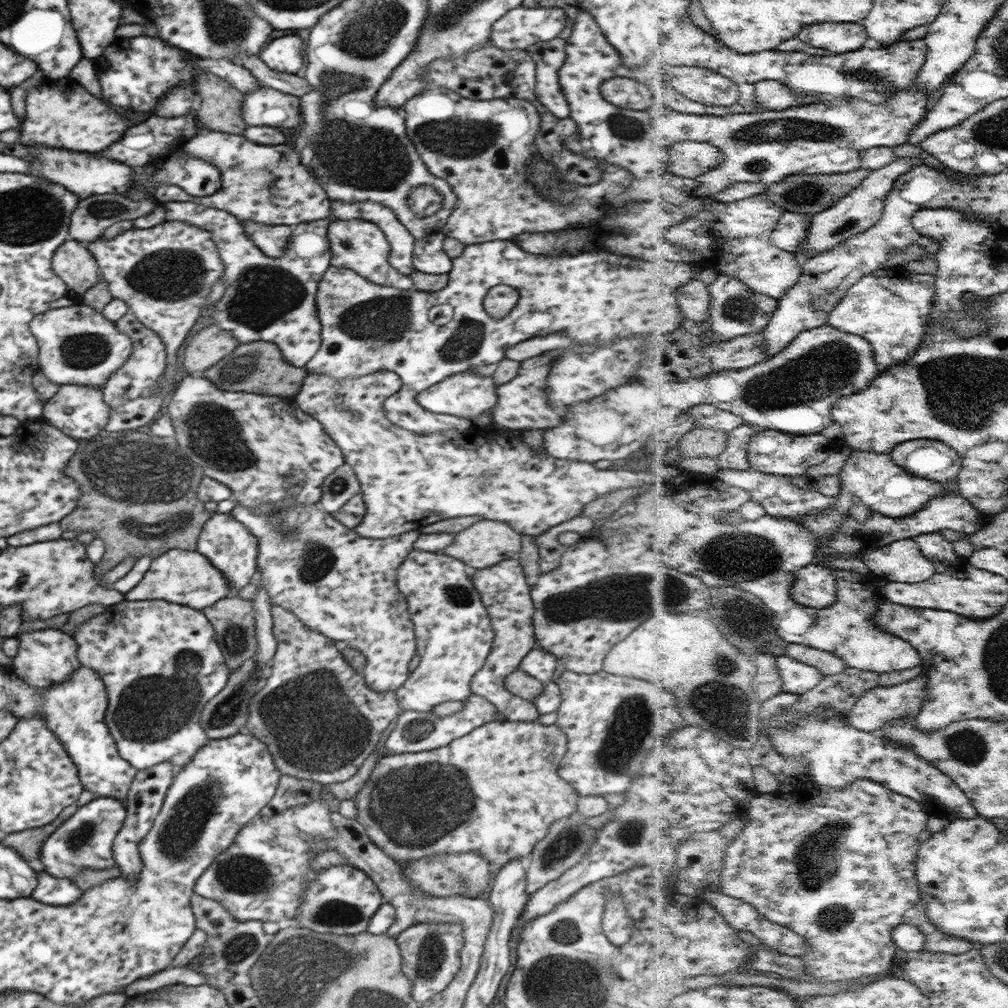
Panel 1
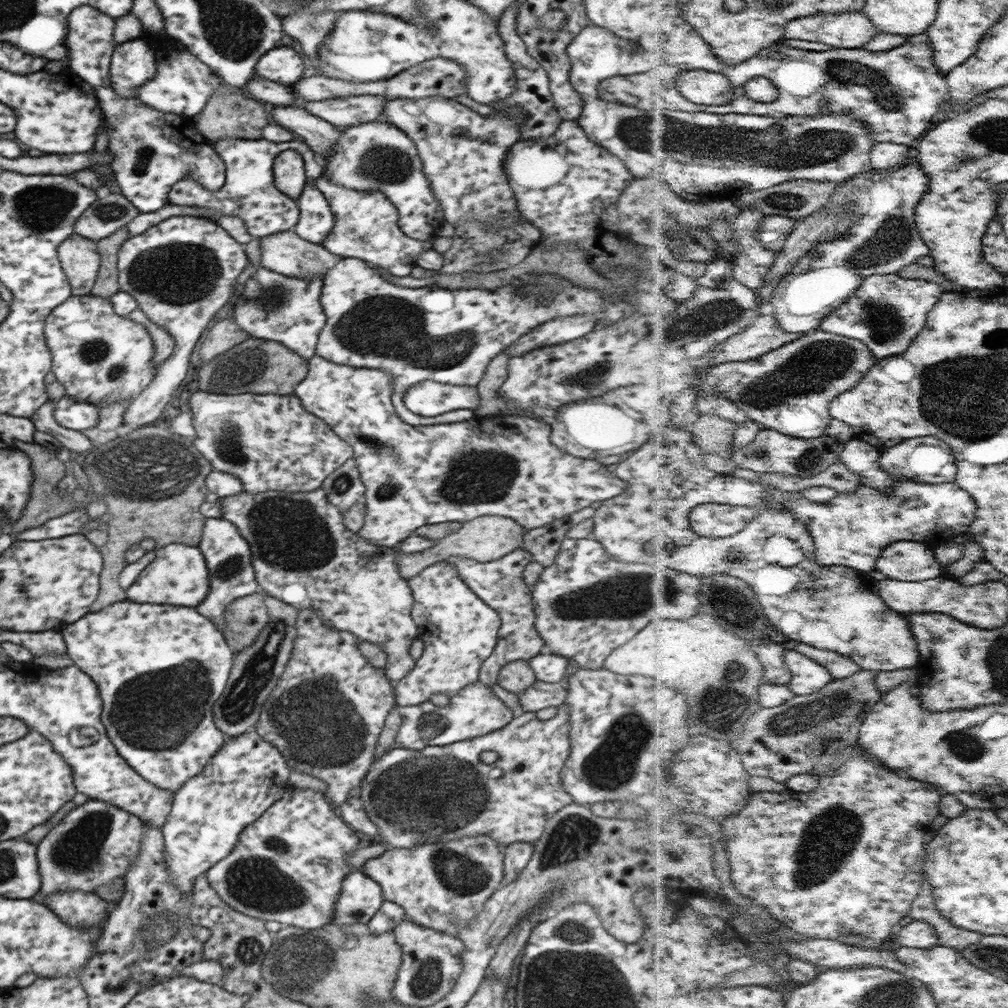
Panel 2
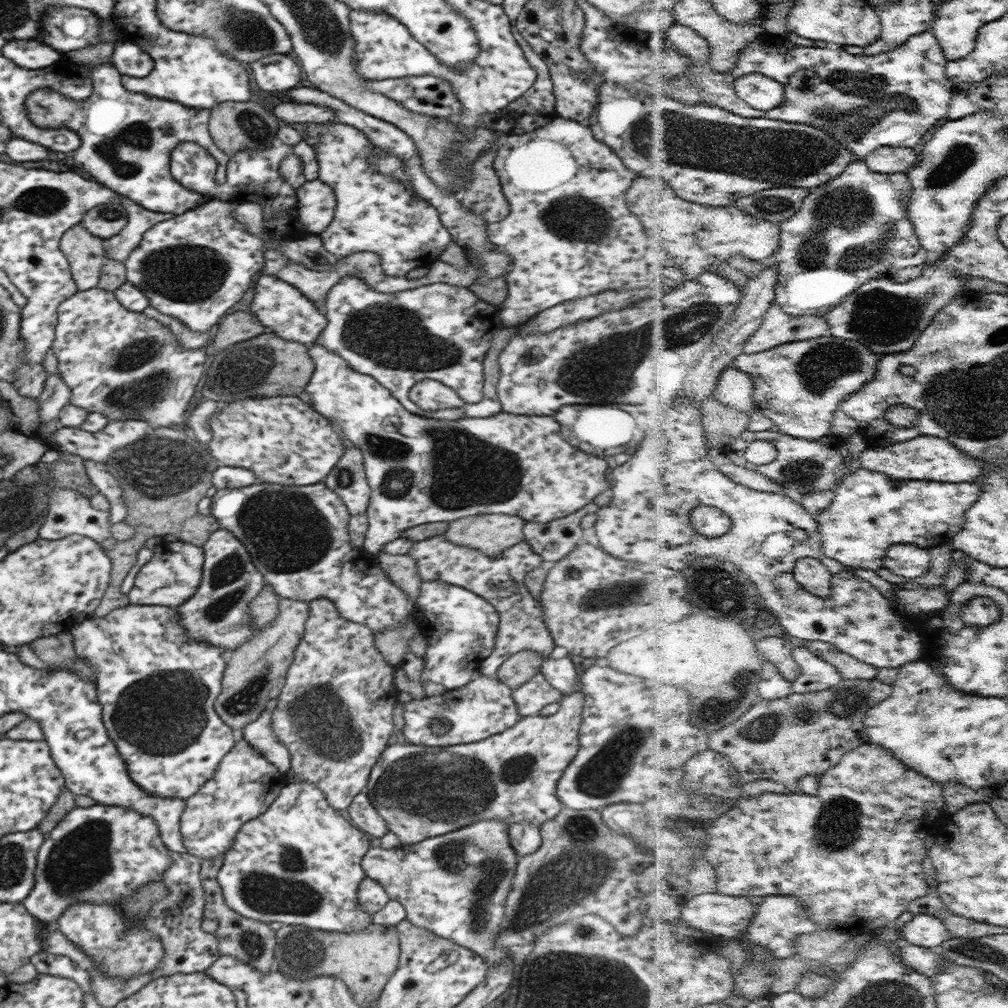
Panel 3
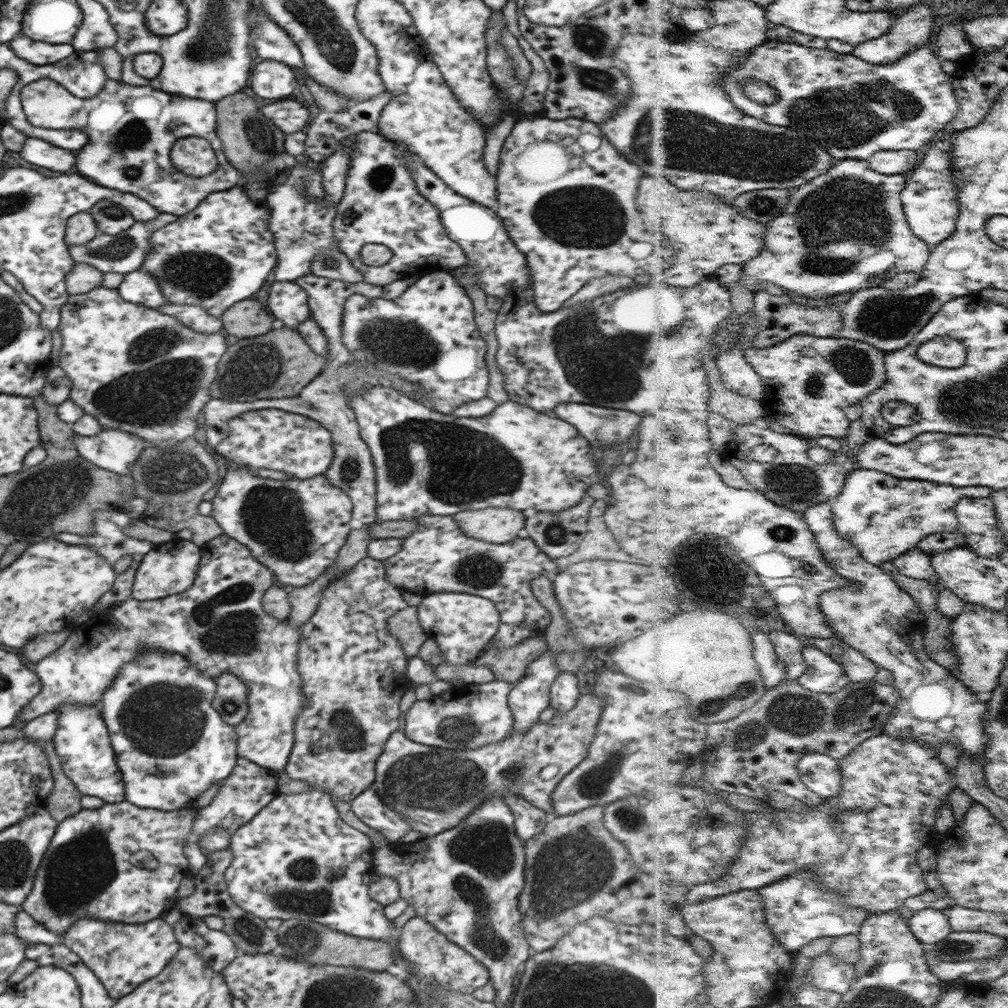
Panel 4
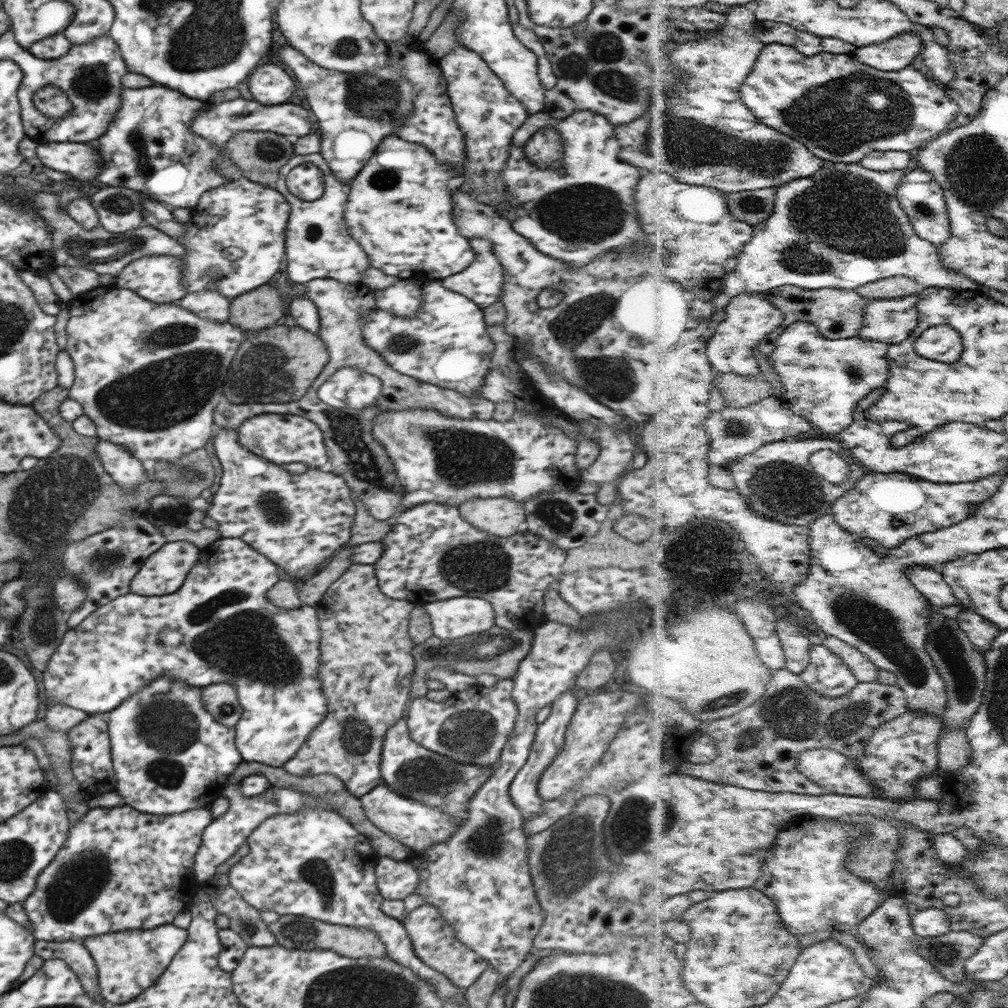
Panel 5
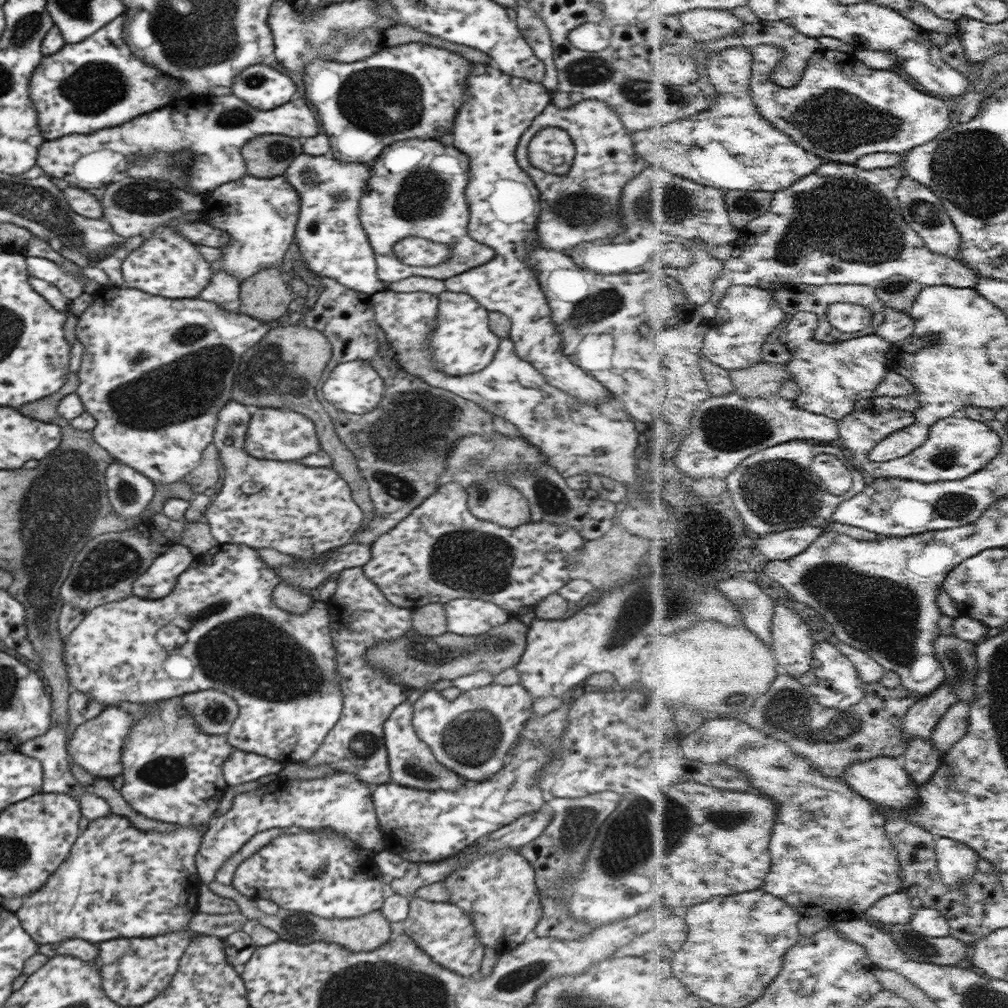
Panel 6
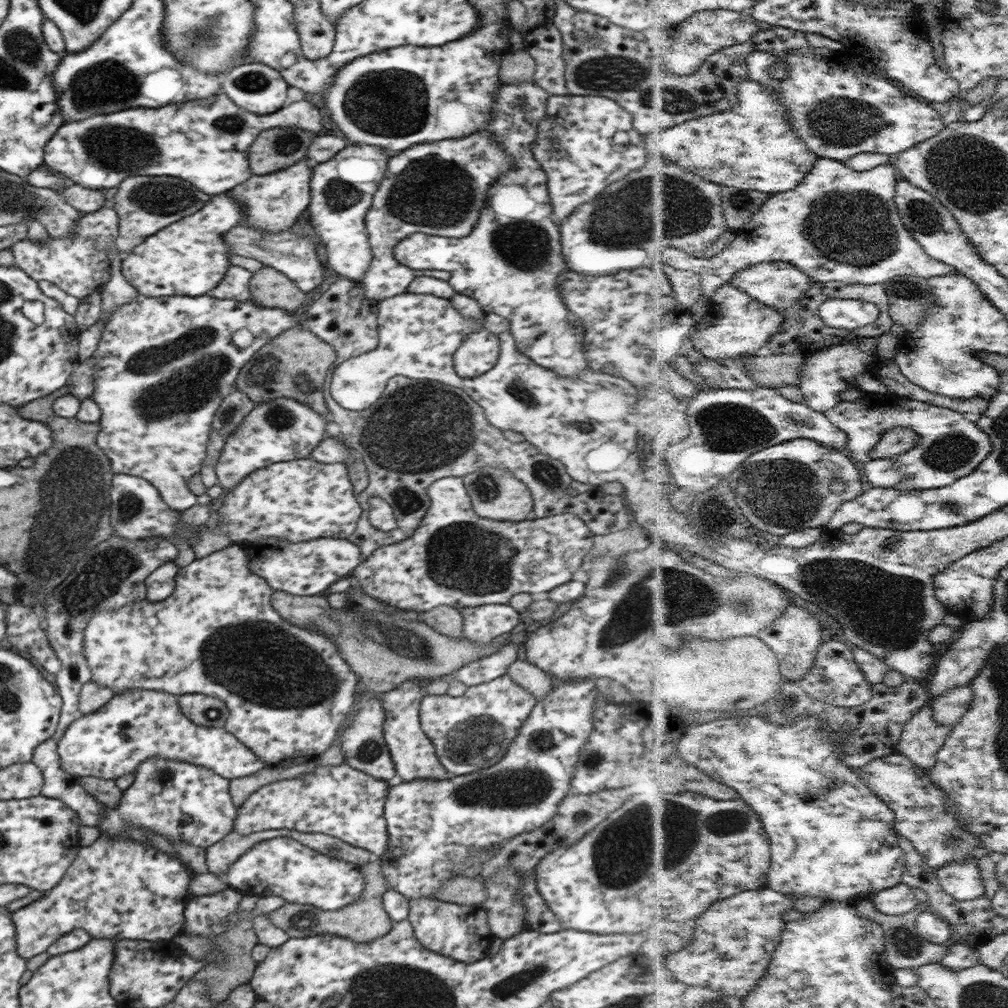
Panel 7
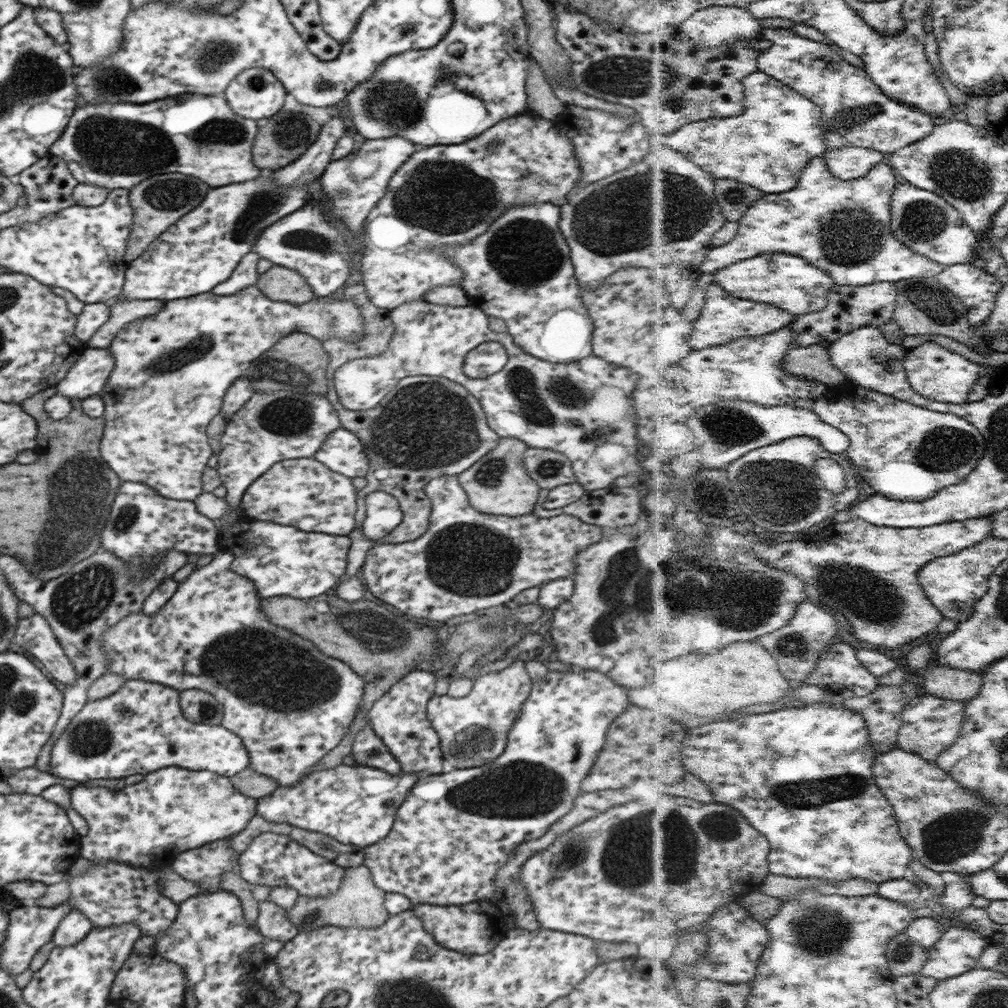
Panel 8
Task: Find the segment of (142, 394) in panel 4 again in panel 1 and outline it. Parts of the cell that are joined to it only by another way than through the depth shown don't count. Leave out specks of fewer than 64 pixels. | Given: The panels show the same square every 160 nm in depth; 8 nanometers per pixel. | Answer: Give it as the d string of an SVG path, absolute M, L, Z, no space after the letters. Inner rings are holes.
M81 303L47 309L33 316L28 327L38 348L38 370L56 385L87 385L102 390L107 377L131 354L131 341L99 310Z

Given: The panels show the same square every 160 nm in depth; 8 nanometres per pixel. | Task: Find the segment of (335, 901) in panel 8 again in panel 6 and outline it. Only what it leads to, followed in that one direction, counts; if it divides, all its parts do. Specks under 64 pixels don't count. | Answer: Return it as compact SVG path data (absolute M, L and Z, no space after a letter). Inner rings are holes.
M216 881L209 882L206 885L213 894L233 900L238 906L240 913L244 915L247 920L255 919L259 924L265 926L265 928L270 928L275 932L280 940L291 941L293 944L309 944L315 941L327 941L339 944L350 951L367 952L385 944L388 941L389 934L391 934L389 922L379 910L372 910L363 916L346 919L319 918L311 913L285 910L283 908L277 909L277 912L273 915L267 915L255 907L254 901L239 894L230 885L223 885Z

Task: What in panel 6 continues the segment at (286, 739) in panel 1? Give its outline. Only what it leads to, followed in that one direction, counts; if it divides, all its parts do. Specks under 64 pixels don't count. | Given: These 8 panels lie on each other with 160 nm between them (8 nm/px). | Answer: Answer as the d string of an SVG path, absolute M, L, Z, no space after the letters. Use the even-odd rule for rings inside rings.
M361 567L346 568L333 577L336 587L325 602L330 618L331 645L339 674L342 705L337 722L319 744L317 752L303 761L306 766L328 764L334 771L346 772L365 784L389 783L389 769L383 745L382 724L389 713L406 700L412 688L393 684L364 659L367 649L385 641L397 641L411 629L411 609L391 605L382 592L362 573Z

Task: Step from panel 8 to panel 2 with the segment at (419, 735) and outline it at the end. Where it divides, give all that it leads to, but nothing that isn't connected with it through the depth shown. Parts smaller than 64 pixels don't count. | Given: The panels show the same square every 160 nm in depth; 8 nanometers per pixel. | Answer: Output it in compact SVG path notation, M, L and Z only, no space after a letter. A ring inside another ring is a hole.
M563 702L549 720L537 720L535 713L524 712L504 727L469 740L467 744L475 748L475 754L485 751L497 754L497 759L490 765L479 762L471 764L455 756L421 758L419 750L406 750L395 745L369 765L360 780L360 793L357 795L367 818L378 829L380 842L388 848L413 848L424 843L486 834L501 850L512 842L533 843L543 832L546 820L573 802L563 790L559 774L570 753L568 718L567 705ZM489 768L499 768L501 778L483 778Z

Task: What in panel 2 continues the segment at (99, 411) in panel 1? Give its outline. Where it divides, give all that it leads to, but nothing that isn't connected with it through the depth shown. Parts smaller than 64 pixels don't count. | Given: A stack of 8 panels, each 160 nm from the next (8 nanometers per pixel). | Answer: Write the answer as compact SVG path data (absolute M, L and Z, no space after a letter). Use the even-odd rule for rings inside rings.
M67 396L57 399L52 410L52 417L59 426L74 431L93 428L98 421L98 409L93 404L73 400Z

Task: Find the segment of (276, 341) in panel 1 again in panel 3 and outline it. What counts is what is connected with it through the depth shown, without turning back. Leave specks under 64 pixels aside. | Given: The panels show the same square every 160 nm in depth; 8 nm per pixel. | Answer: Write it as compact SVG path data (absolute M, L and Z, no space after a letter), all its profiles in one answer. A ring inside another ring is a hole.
M306 180L296 194L296 212L300 226L307 234L318 235L331 222L335 195L321 180ZM259 274L254 285L249 312L264 328L263 332L272 332L283 340L292 340L303 344L306 349L311 348L312 343L317 341L319 333L326 325L323 311L313 305L295 287L289 286L276 276Z

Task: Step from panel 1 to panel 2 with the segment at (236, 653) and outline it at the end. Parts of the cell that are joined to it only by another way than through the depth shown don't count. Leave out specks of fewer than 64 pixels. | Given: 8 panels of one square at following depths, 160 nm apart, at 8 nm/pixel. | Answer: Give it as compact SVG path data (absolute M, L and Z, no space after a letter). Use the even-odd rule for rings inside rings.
M260 590L231 601L227 606L225 630L222 636L233 652L251 645L265 625L267 625L267 607L263 603L264 593Z

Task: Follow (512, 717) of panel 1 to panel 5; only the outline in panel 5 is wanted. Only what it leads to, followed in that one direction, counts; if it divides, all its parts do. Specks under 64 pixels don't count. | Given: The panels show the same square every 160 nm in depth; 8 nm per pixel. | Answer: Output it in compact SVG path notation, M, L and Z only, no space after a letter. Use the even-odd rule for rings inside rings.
M427 502L399 512L392 520L393 527L381 538L384 549L372 564L379 590L389 598L407 599L415 606L423 606L431 601L470 596L481 598L491 604L494 617L507 630L525 629L531 631L544 622L542 614L542 594L547 586L562 574L565 551L557 544L551 544L533 534L526 527L511 536L487 534L473 528L459 514L458 507Z

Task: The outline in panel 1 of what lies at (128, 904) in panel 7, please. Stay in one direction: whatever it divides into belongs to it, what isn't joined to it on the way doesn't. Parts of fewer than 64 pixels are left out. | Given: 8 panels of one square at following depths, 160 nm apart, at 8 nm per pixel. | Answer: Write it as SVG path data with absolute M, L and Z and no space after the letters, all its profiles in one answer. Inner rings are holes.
M95 797L83 806L77 807L76 811L65 822L61 823L44 841L40 848L40 864L36 865L47 873L47 876L61 880L73 880L77 873L84 868L99 869L115 867L112 857L112 840L117 831L122 827L126 812L124 805L111 797Z

